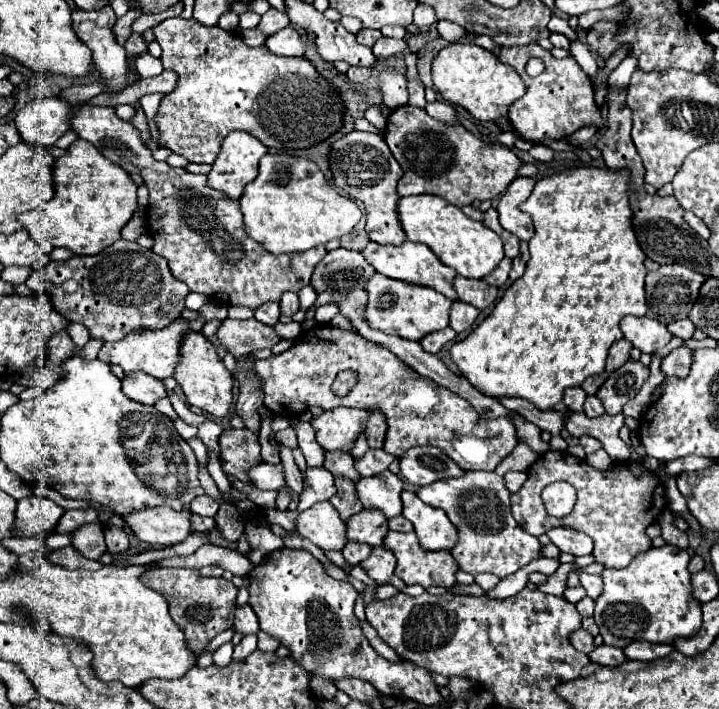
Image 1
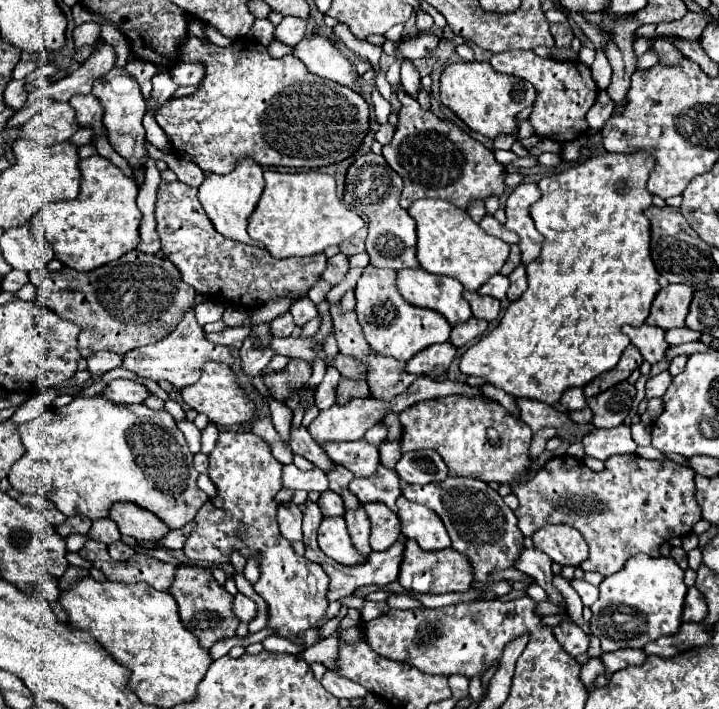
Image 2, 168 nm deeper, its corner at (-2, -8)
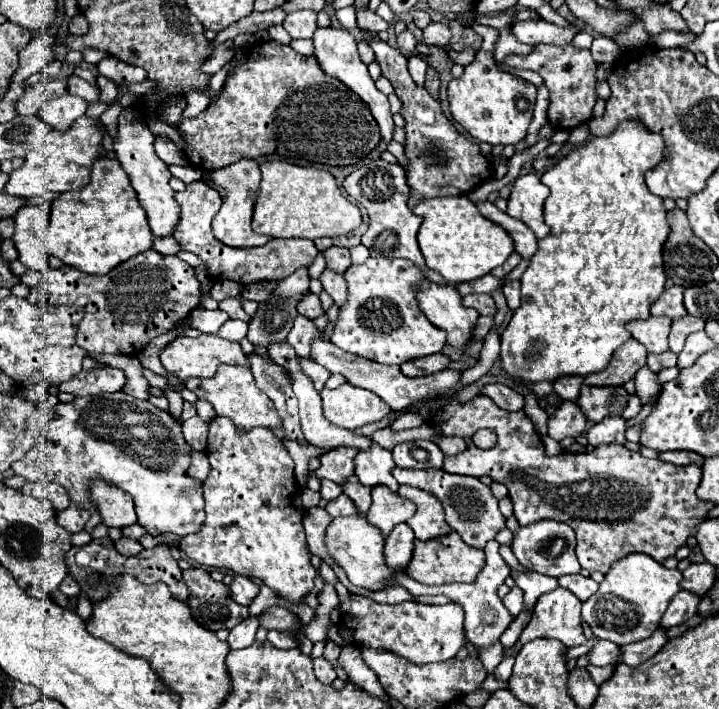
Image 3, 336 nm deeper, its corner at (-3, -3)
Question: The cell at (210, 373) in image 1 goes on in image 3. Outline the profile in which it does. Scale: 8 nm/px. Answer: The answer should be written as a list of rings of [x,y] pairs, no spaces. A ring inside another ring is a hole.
[[[222,364],[218,368],[216,376],[188,380],[186,388],[192,390],[200,400],[210,402],[218,416],[228,416],[236,424],[236,428],[250,430],[256,426],[264,426],[264,428],[280,426],[280,418],[278,418],[278,412],[274,410],[272,400],[256,386],[250,368]]]

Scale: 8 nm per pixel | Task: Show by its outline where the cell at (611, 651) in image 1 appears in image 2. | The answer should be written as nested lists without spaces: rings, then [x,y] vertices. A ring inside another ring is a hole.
[[[589,659],[589,661],[581,667],[579,679],[581,679],[581,683],[585,685],[585,689],[591,689],[595,677],[597,677],[597,675],[603,675],[603,673],[605,673],[605,669],[603,669],[601,659]]]

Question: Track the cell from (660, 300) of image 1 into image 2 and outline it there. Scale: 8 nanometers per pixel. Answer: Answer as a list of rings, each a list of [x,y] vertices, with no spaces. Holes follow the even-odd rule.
[[[669,285],[661,289],[651,305],[647,325],[657,325],[661,329],[683,327],[691,297],[693,297],[691,285]]]

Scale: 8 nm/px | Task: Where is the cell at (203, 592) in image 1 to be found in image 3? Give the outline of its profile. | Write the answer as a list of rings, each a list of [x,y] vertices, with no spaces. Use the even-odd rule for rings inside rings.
[[[190,568],[182,572],[182,578],[190,590],[188,606],[196,622],[212,632],[220,628],[234,628],[248,618],[248,608],[232,600],[230,588],[224,582],[216,582],[204,568]]]

